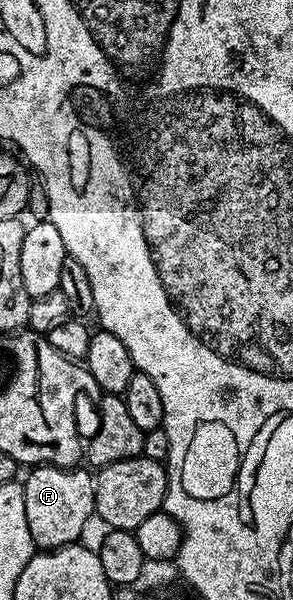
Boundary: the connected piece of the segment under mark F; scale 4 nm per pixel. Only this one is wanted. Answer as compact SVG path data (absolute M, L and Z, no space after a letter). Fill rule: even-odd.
M41 464L33 467L28 477L22 480L24 497L26 498L26 526L30 526L32 543L37 549L51 550L64 548L68 544L77 543L96 510L96 486L91 471L83 472L83 467L55 468L53 464Z

